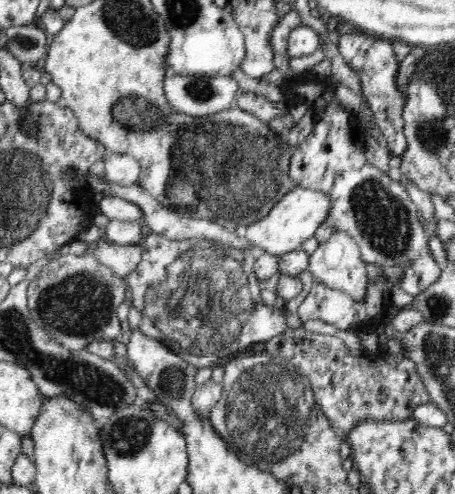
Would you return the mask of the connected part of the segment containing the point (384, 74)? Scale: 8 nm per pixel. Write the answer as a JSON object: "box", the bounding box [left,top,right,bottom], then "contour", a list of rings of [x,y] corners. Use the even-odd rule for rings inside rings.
{"box":[338,30,407,156],"contour":[[[357,30],[340,36],[338,50],[360,77],[363,95],[373,112],[372,120],[378,124],[380,132],[386,138],[388,150],[396,156],[404,154],[407,142],[406,135],[404,135],[405,122],[402,120],[402,110],[406,104],[406,93],[398,90],[398,85],[396,85],[400,60],[394,53],[393,41],[375,38],[373,35]]]}

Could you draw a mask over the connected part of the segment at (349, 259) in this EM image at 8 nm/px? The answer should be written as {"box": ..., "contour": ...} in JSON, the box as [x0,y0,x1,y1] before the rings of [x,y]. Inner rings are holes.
{"box":[308,230,369,301],"contour":[[[336,230],[324,244],[319,244],[317,250],[310,256],[308,271],[315,280],[324,283],[333,289],[350,293],[352,299],[359,301],[366,292],[369,277],[366,271],[367,264],[361,260],[361,251],[358,243],[351,238],[346,230]]]}

